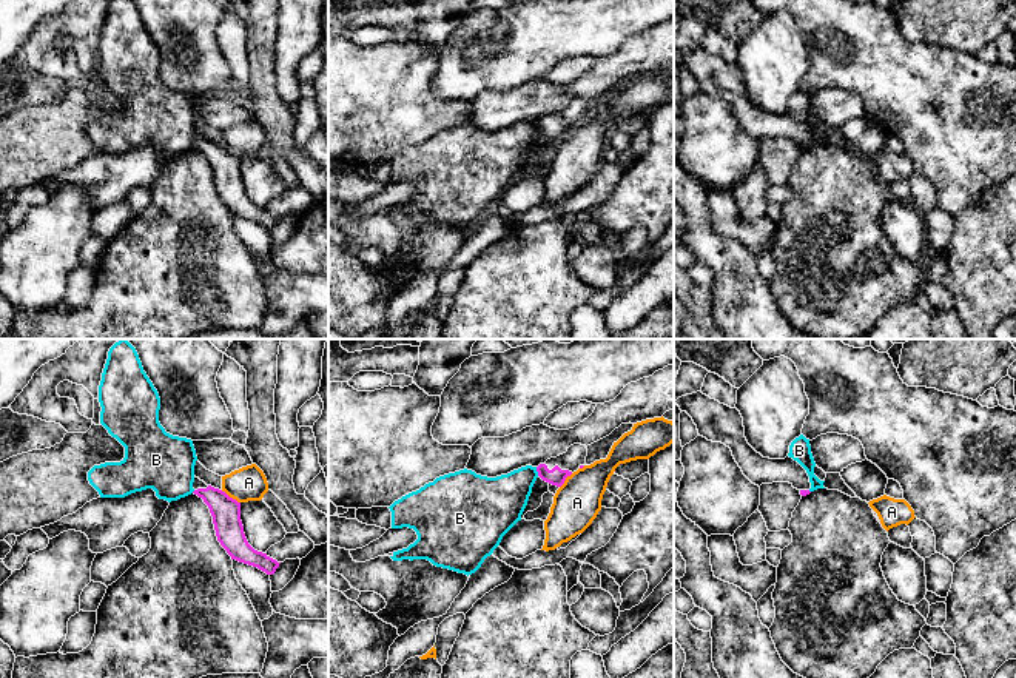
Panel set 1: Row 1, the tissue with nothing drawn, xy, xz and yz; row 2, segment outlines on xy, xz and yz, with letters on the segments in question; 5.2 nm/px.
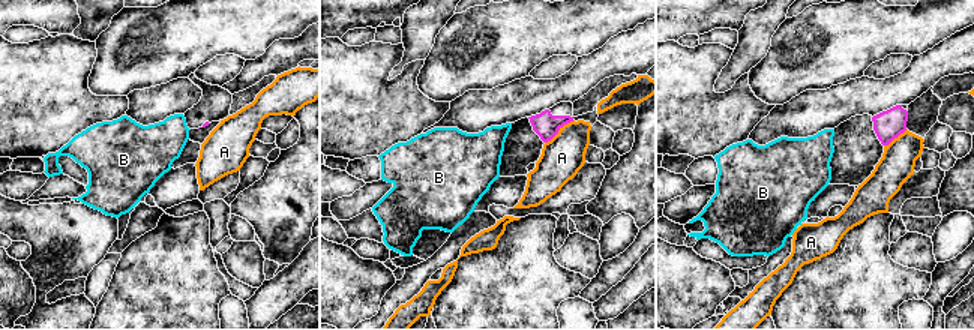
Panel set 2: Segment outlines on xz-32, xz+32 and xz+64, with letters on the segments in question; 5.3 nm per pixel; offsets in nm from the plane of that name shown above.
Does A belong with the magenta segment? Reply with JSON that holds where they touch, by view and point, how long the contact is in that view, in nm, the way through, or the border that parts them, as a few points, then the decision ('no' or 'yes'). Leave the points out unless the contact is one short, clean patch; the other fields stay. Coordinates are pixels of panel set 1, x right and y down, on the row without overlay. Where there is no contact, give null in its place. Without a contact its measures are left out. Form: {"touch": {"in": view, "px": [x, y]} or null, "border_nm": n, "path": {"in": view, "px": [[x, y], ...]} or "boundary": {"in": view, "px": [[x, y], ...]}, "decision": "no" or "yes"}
{"touch": {"in": "xy", "px": [228, 151]}, "border_nm": 120, "boundary": {"in": "xy", "px": [[221, 145], [239, 157]]}, "decision": "no"}

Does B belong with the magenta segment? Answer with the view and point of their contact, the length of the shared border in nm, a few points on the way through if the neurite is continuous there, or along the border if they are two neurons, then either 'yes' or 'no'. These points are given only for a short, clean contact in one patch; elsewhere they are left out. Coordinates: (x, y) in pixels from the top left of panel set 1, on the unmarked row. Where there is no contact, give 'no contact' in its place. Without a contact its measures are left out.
contact xz (537, 125); length 50 nm; border xz (535, 122), (538, 130); no

